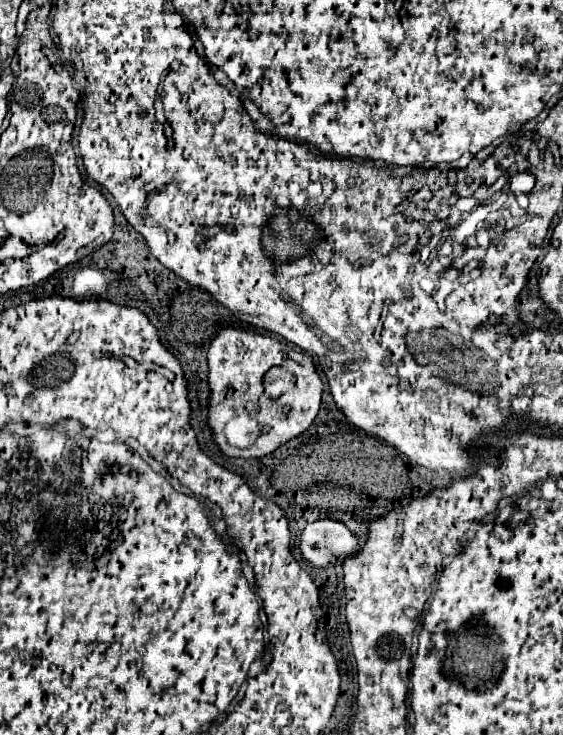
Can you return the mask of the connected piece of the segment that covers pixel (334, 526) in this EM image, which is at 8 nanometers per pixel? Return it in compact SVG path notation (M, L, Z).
M317 520L301 534L301 552L317 568L329 568L357 550L355 534L339 520Z

